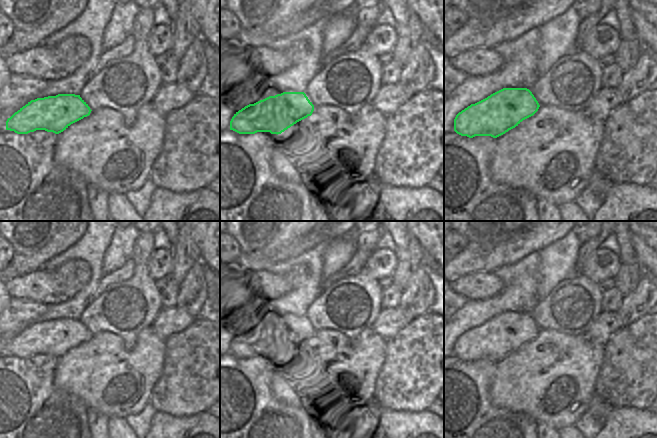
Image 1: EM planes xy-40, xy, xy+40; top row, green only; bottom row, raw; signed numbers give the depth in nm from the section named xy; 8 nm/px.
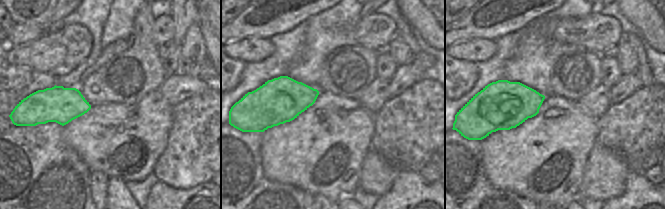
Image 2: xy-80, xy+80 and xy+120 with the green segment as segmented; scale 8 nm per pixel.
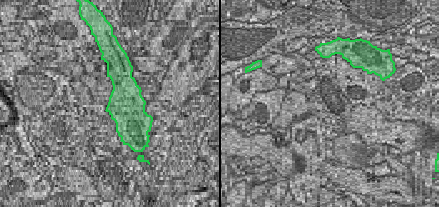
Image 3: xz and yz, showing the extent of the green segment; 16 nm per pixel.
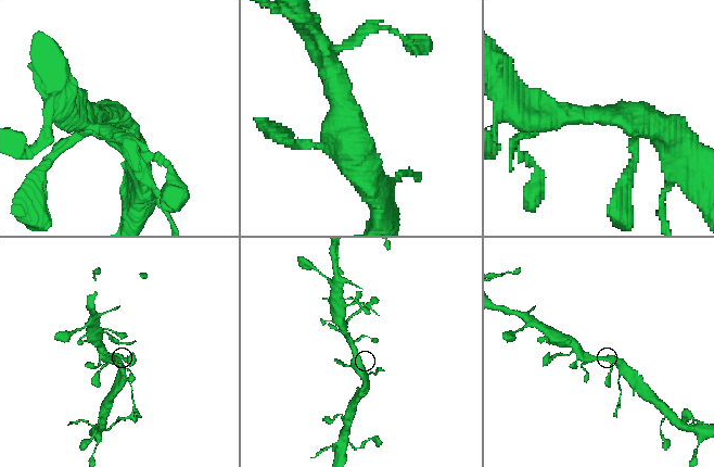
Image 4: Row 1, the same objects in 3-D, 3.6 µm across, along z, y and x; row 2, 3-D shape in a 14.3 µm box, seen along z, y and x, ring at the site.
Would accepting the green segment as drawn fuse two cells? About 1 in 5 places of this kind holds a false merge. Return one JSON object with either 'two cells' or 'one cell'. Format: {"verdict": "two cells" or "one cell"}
{"verdict": "one cell"}

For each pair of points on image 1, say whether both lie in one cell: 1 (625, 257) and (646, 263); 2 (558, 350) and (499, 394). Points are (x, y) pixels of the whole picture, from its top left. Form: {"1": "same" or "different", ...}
{"1": "different", "2": "same"}

